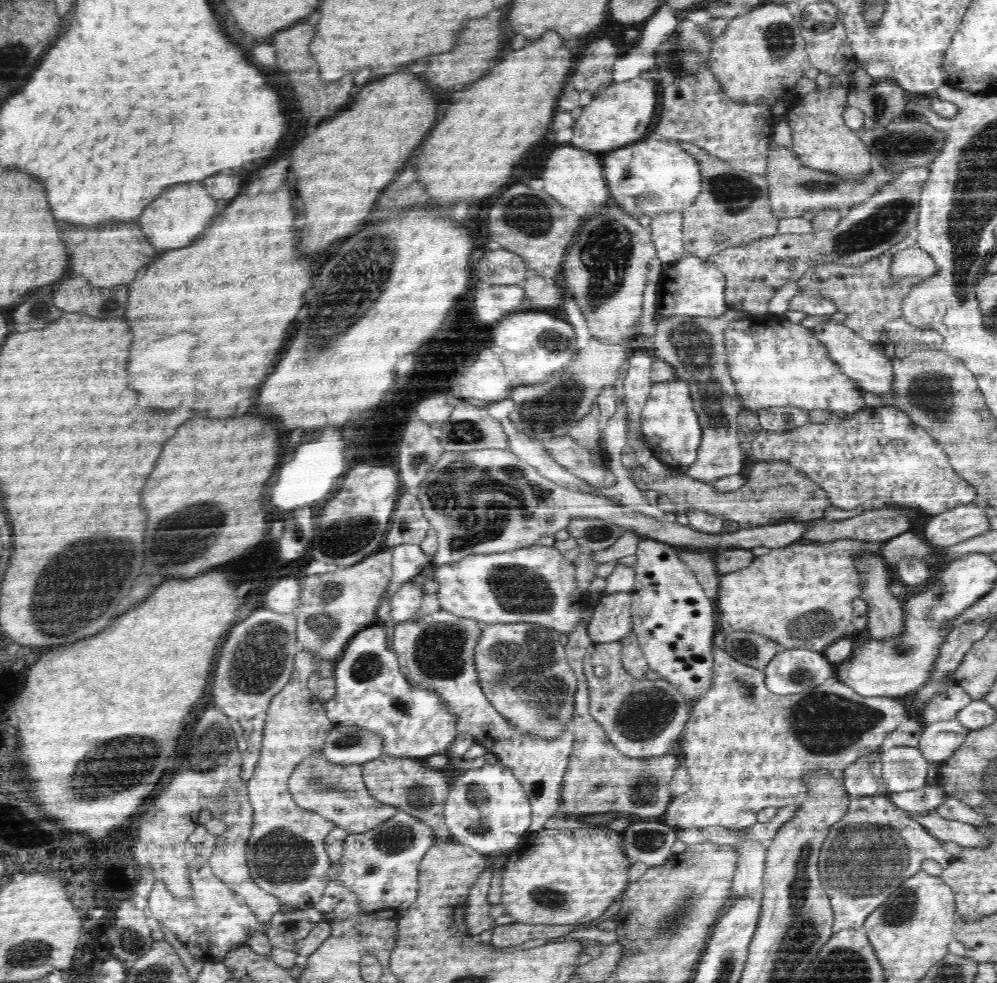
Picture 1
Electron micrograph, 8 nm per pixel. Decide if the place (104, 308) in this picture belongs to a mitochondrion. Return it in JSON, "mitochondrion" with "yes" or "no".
{"mitochondrion":"yes"}

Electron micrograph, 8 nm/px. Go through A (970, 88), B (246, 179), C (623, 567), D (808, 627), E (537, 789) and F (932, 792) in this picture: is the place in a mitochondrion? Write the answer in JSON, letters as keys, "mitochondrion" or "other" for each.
{"A":"other","B":"other","C":"other","D":"mitochondrion","E":"other","F":"other"}

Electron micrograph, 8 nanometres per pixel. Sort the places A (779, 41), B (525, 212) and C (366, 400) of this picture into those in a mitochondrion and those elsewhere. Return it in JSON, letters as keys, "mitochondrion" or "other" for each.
{"A":"mitochondrion","B":"mitochondrion","C":"other"}

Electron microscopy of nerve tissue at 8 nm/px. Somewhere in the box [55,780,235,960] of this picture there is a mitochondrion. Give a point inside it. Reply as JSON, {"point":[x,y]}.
{"point":[136,950]}

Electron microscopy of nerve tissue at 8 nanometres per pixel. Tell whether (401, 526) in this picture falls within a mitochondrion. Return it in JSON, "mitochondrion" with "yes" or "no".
{"mitochondrion":"yes"}

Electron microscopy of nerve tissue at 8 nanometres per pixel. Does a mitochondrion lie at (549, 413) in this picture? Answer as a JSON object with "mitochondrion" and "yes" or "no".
{"mitochondrion":"yes"}

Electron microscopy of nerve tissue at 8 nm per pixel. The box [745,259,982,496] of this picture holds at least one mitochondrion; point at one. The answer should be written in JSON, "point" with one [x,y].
{"point":[933,394]}

